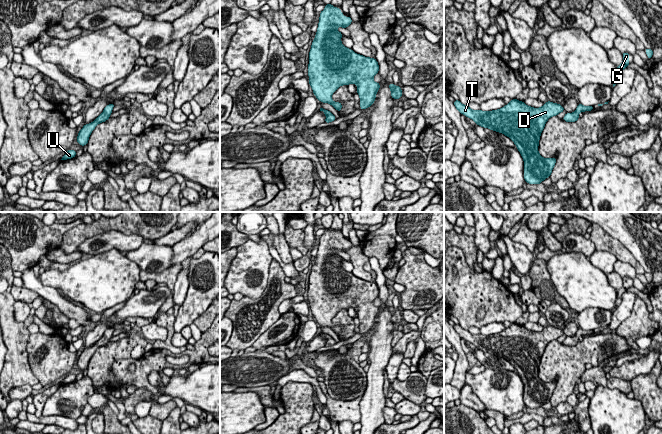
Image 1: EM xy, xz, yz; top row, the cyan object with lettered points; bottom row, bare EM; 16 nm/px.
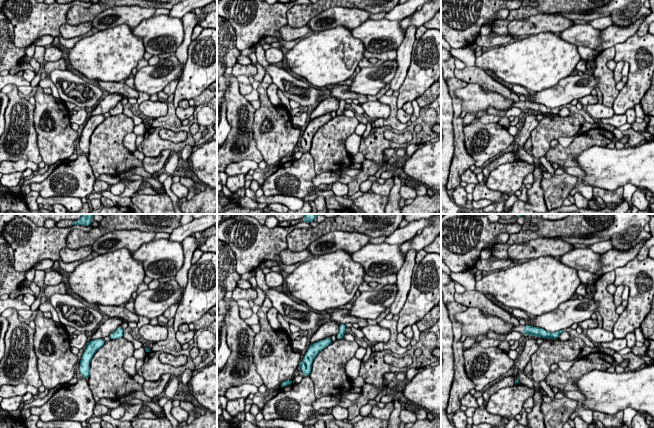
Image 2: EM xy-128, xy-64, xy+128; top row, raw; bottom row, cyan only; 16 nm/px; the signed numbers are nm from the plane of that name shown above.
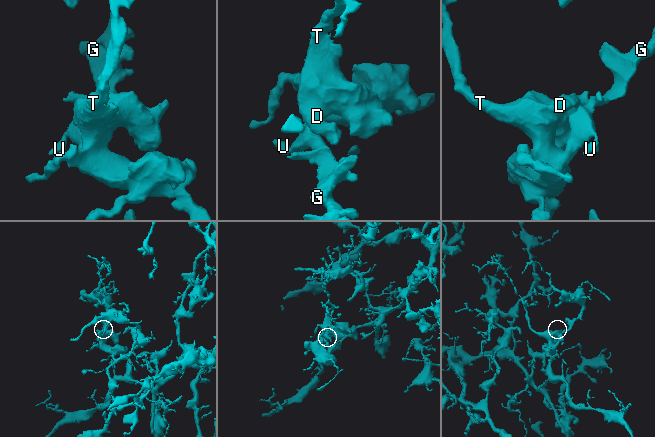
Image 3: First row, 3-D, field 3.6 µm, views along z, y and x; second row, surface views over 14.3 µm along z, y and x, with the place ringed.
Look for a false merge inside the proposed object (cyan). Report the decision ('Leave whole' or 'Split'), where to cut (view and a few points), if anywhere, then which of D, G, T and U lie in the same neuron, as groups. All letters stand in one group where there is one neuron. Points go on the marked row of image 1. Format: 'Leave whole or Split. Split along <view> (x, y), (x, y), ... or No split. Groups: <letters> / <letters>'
Leave whole. No split. Groups: D G T U

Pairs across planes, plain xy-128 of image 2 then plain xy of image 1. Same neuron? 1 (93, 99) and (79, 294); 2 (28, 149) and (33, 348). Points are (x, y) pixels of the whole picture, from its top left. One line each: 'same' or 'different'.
1: different
2: different

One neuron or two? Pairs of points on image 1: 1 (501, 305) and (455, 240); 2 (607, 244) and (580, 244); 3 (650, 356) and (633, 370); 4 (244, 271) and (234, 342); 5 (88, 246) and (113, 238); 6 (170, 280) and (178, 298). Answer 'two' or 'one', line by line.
1: two
2: two
3: one
4: two
5: one
6: two

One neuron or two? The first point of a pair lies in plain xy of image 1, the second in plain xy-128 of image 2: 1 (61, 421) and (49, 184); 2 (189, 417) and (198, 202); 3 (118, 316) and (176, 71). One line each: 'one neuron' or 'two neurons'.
1: two neurons
2: two neurons
3: one neuron

